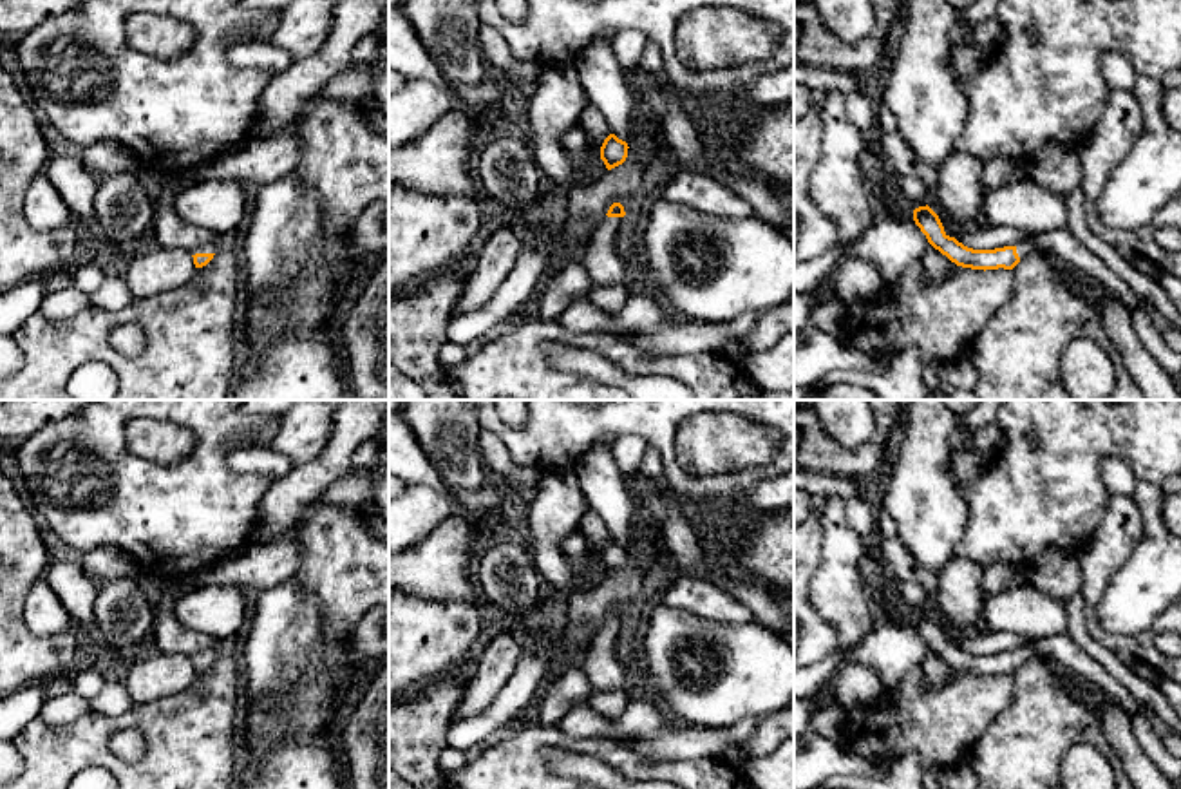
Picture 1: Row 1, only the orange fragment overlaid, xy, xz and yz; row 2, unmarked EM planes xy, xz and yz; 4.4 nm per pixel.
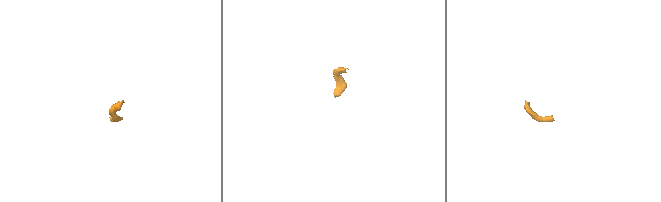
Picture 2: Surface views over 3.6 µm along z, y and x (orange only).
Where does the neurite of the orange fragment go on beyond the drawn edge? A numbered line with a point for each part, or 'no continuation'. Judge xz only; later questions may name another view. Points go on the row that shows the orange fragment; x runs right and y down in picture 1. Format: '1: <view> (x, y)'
1: xz (599, 257)

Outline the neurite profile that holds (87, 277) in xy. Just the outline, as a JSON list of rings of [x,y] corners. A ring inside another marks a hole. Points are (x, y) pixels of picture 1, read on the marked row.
[[[81,264],[72,270],[74,286],[92,295],[105,280],[105,271],[96,264]]]

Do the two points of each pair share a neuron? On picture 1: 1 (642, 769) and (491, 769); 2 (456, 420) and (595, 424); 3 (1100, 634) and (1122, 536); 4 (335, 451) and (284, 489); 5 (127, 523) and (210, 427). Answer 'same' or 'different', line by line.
1: same
2: different
3: same
4: same
5: same

